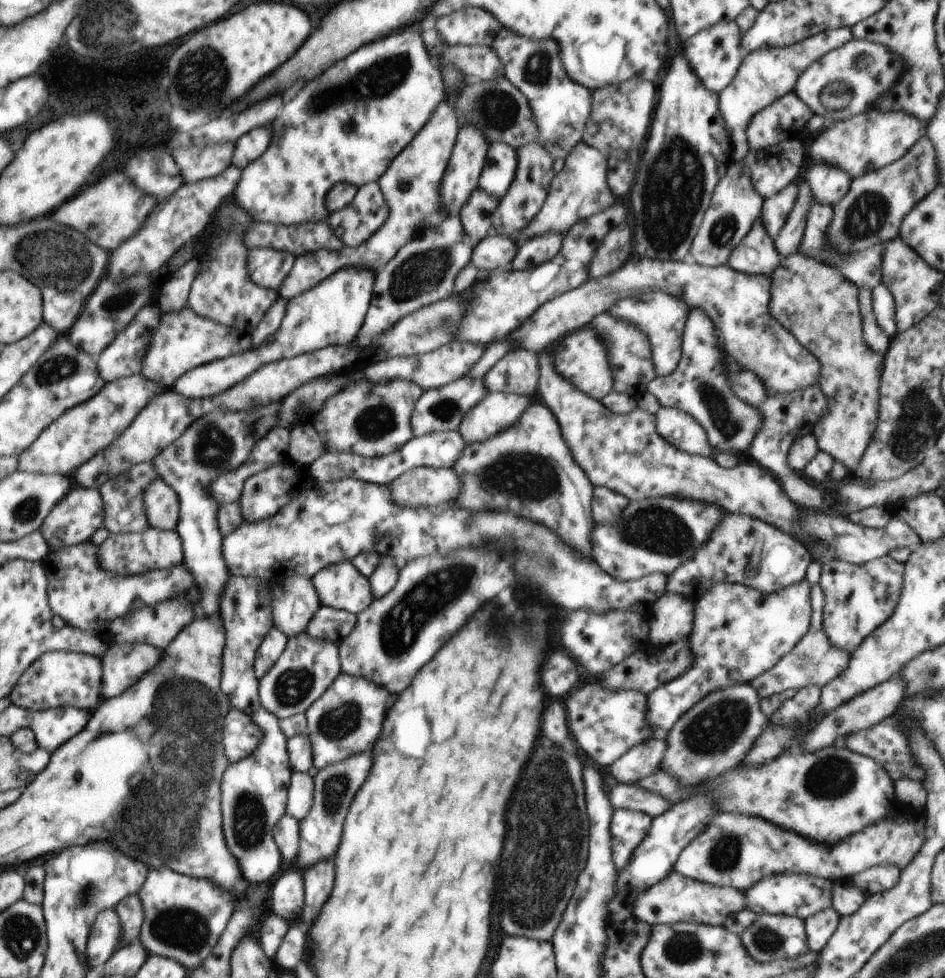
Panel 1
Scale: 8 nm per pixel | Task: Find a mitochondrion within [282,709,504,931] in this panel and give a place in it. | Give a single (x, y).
(336, 787)

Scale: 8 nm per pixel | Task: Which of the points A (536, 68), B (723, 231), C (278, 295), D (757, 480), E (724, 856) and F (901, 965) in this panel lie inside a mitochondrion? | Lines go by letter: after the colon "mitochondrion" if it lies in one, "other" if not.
A: mitochondrion
B: mitochondrion
C: other
D: other
E: mitochondrion
F: mitochondrion

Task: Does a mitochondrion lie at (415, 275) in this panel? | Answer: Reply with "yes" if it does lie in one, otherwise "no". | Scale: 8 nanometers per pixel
yes

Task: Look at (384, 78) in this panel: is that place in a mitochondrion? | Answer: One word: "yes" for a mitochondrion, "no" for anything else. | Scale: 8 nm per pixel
yes

